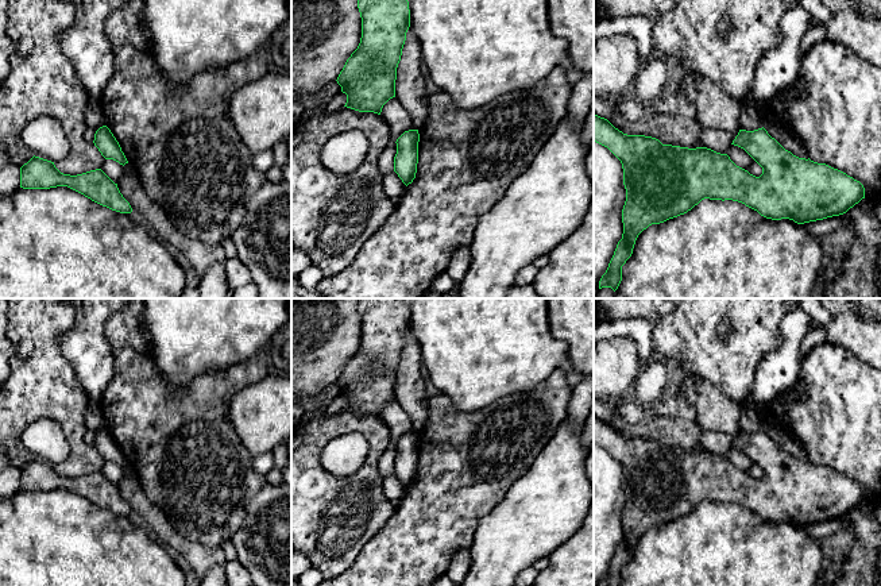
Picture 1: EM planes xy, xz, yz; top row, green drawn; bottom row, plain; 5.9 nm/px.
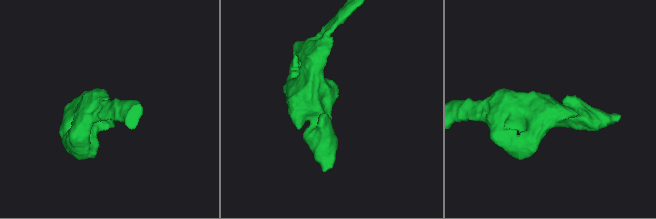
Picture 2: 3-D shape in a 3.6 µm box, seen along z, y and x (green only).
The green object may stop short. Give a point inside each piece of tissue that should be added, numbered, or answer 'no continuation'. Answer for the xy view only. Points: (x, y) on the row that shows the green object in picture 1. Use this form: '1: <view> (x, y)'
no continuation

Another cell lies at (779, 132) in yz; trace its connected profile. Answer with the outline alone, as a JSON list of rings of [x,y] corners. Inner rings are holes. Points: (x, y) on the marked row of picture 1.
[[[766,122],[766,123],[764,123],[764,128],[785,150],[791,151],[793,155],[796,155],[799,158],[808,159],[807,151],[804,150],[801,143],[791,132],[788,132],[783,126]]]

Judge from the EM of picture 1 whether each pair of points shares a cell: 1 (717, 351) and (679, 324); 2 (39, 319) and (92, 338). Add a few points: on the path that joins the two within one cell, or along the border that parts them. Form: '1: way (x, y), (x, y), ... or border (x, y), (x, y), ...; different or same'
1: way (707, 351), (688, 334); same
2: border (76, 312), (58, 338), (68, 362); different

